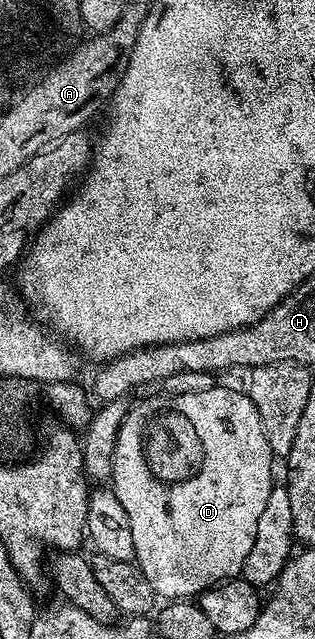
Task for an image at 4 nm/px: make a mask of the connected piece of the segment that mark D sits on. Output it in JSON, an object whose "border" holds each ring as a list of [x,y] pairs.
{"border":[[[216,387],[209,391],[197,391],[176,397],[156,395],[148,401],[135,401],[130,406],[117,435],[116,450],[113,451],[111,459],[109,488],[121,503],[121,507],[125,507],[125,515],[129,515],[129,527],[133,531],[135,548],[134,560],[160,598],[191,599],[211,586],[219,584],[220,581],[235,579],[242,574],[245,555],[249,555],[253,547],[253,535],[257,535],[257,519],[261,516],[261,510],[265,508],[265,502],[269,500],[273,488],[271,461],[273,462],[273,454],[265,439],[265,431],[261,427],[261,415],[257,415],[257,407],[253,407],[246,392],[239,390],[238,393],[235,389]]]}

